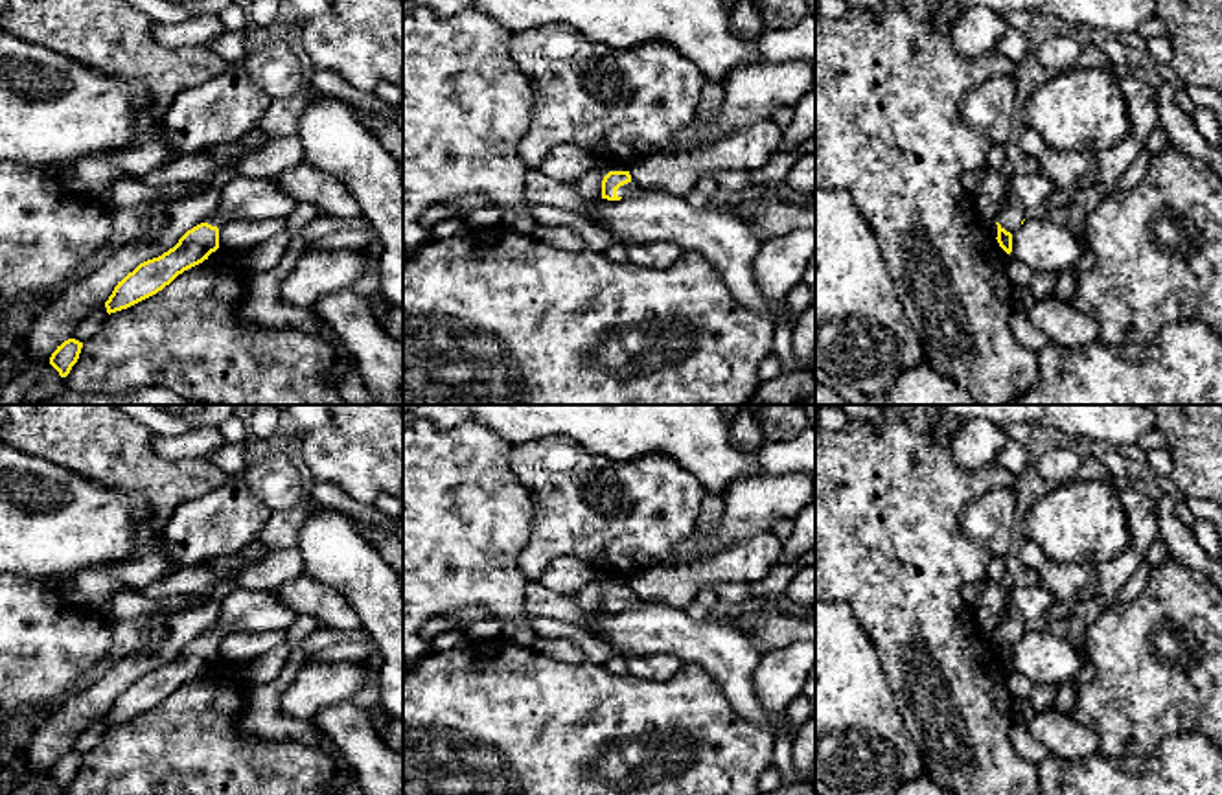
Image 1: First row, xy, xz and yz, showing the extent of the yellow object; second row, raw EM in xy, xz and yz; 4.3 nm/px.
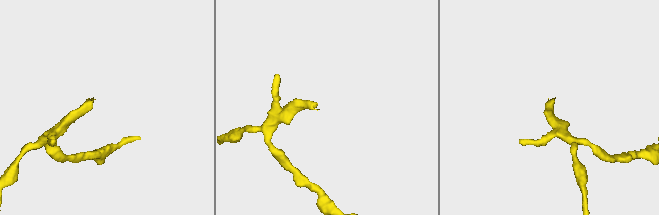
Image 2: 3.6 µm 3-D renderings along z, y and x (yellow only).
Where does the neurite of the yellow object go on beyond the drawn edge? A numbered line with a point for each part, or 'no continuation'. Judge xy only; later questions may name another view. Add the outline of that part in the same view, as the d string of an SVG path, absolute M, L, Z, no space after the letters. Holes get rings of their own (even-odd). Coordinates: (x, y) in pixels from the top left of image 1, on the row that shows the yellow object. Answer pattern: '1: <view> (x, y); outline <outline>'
1: xy (242, 197); outline M236 175L223 186L219 208L208 225L221 228L225 223L234 219L285 219L296 206L298 201L283 191L274 177L248 179Z

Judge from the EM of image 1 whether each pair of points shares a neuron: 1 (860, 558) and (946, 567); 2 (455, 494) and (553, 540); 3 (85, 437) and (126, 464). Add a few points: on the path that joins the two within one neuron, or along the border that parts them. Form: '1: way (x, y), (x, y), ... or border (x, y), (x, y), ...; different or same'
1: way (882, 556), (924, 560); same
2: border (525, 486), (532, 521), (519, 571); different
3: way (94, 440), (116, 457); same

